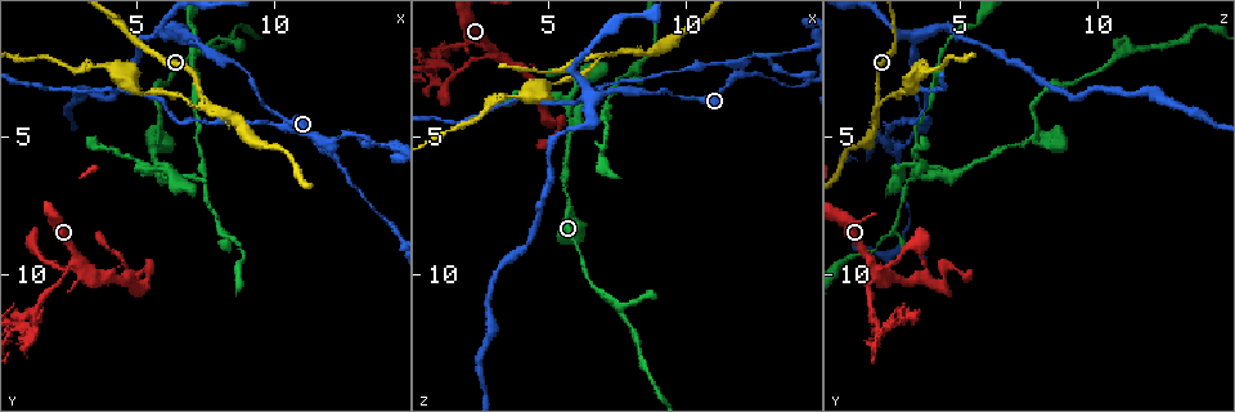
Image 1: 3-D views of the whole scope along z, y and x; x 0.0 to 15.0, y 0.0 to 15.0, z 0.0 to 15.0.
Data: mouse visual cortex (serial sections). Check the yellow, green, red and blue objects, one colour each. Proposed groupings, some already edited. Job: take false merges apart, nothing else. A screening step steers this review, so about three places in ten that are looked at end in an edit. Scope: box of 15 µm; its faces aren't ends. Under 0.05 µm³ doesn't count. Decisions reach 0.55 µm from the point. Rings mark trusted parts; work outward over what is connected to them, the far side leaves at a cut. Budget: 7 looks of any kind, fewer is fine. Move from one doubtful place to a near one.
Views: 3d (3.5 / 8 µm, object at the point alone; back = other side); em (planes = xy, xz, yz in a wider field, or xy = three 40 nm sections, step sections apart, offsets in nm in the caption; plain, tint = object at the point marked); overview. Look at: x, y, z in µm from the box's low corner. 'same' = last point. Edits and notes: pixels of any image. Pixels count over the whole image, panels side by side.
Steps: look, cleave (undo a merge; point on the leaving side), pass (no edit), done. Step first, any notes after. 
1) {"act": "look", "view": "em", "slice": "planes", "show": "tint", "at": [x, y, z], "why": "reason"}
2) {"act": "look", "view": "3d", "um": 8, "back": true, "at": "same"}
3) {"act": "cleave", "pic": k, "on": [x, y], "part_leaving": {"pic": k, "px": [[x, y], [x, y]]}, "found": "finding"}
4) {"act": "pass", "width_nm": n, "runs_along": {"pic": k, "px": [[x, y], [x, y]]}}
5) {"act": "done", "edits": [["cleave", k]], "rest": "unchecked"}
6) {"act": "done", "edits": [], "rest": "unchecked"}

{"act": "look", "view": "3d", "um": 3.5, "at": [5.8, 4.7, 7.8], "why": "abrupt turn"}

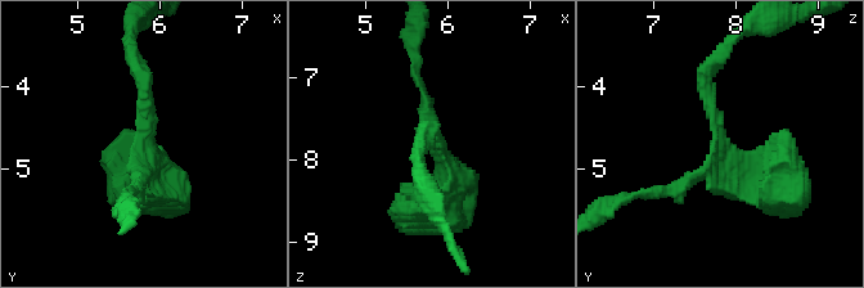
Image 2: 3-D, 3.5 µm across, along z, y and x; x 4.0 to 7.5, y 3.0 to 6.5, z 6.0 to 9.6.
{"act": "look", "view": "em", "slice": "xy", "step": 1, "show": "tint", "at": [5.80, 4.75, 7.85], "why": "need the tissue"}

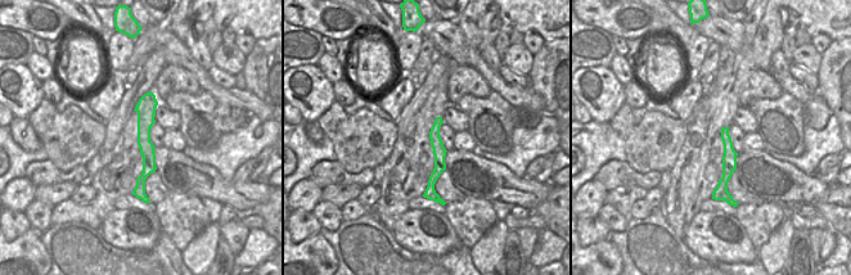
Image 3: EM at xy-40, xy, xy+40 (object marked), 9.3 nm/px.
{"act": "pass", "runs_along": {"pic": 3, "px": [[149, 95], [142, 195]]}, "found": "one cell here"}

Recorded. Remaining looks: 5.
{"act": "look", "view": "3d", "um": 8, "at": [2.7, 9.6, 1.7], "why": "thin arm on a thick one"}

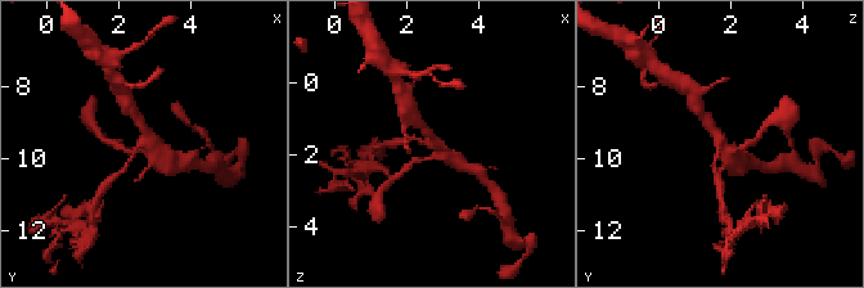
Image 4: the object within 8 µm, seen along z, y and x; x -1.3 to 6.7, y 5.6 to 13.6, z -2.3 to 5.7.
{"act": "look", "view": "em", "slice": "xy", "step": 5, "show": "tint", "at": [2.8, 9.4, 1.7], "arms": 4, "arm_widths_nm": [150, 150, 250, 450], "why": "shape alone is not enough"}

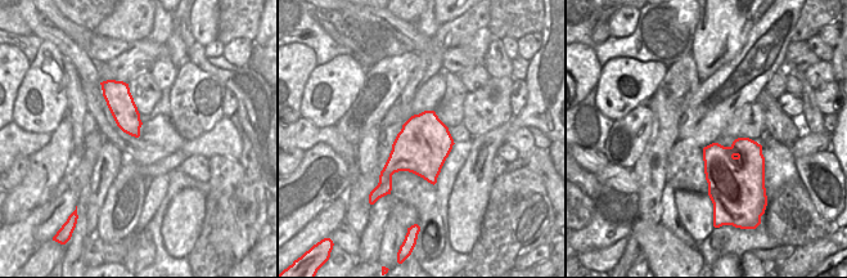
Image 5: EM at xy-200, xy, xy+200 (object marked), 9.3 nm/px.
{"act": "pass", "runs_along": {"pic": 4, "px": [[131, 109], [151, 149], [170, 160]]}, "found": "all the same cell"}

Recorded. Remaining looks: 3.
{"act": "look", "view": "3d", "um": 8, "at": [11.9, 5.3, 2.4], "why": "looks like a crossing"}

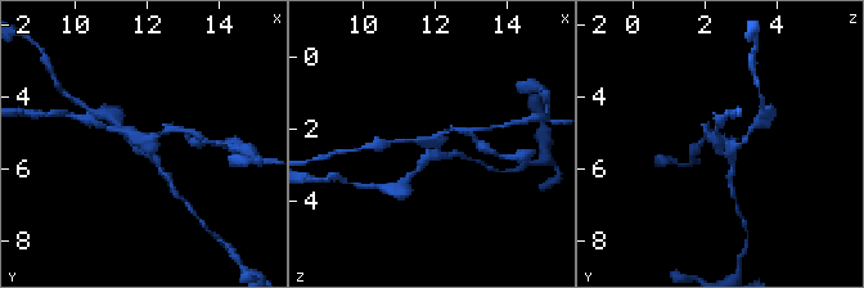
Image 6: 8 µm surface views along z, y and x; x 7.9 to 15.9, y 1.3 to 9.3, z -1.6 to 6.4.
{"act": "look", "view": "em", "slice": "xy", "step": 5, "show": "tint", "at": [11.8, 5.3, 2.5], "why": "need the tissue"}

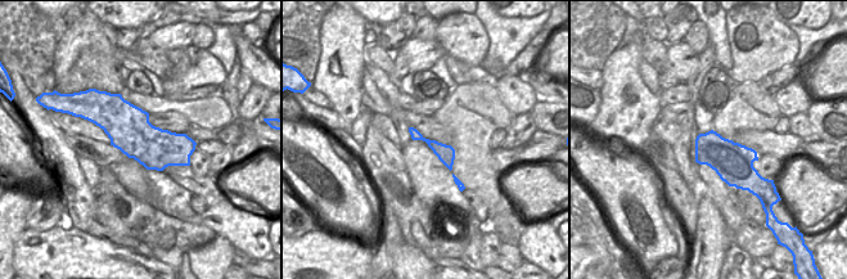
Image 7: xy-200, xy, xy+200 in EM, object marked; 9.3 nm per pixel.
{"act": "cleave", "pic": 6, "on": [130, 130], "found": "two cells meet here"}

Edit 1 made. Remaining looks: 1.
{"act": "done", "edits": [["cleave", 6]], "rest": "unchecked"}

